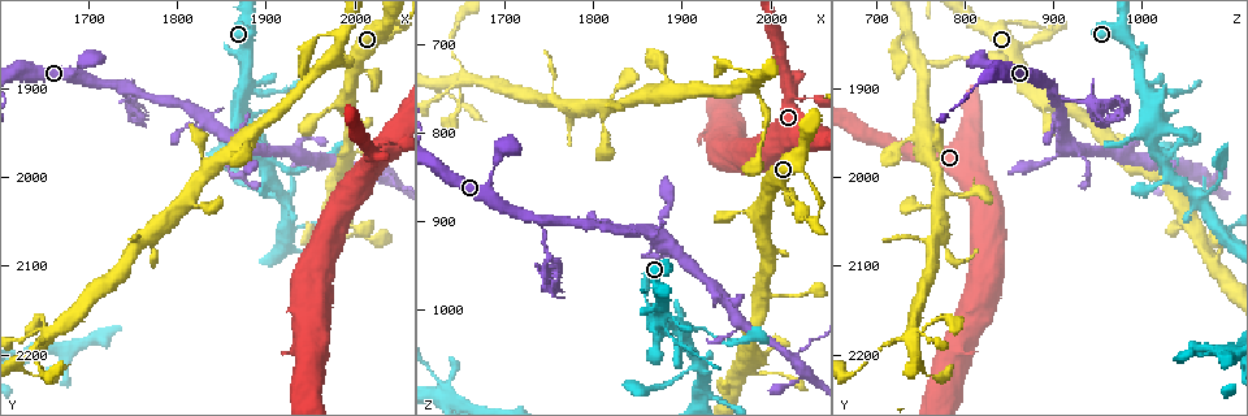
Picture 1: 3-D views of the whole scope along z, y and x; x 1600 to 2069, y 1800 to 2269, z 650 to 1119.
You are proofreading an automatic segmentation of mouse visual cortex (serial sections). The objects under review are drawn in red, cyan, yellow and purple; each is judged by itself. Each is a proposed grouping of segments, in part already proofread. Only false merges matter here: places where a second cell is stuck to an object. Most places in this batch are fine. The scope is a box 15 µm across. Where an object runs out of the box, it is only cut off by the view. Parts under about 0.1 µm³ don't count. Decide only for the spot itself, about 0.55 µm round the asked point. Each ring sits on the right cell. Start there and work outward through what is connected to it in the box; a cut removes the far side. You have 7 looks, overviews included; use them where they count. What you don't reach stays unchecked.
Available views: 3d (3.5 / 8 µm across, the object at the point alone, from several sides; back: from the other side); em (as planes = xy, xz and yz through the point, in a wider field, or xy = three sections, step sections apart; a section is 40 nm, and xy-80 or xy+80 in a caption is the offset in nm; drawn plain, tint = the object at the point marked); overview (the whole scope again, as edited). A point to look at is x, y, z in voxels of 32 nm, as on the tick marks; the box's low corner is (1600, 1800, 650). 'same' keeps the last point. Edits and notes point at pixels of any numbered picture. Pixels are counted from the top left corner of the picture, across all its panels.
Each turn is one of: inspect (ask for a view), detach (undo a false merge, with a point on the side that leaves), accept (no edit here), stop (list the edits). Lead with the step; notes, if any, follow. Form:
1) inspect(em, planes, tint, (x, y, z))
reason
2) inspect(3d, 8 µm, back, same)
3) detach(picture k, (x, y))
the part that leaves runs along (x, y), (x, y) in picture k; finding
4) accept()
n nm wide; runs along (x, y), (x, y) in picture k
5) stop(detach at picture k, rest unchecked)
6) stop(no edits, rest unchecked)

inspect(3d, 3.5 µm, (1905, 1980, 1020))
a fork

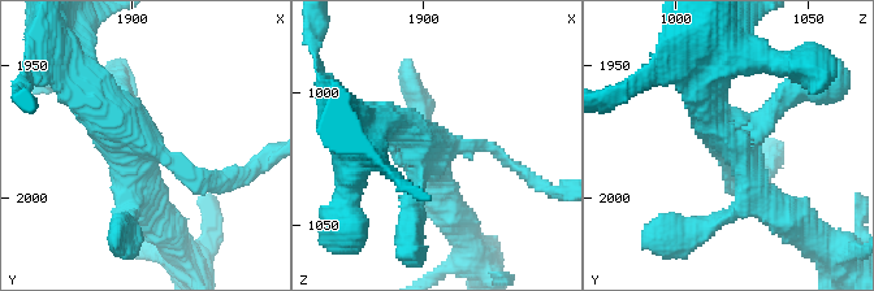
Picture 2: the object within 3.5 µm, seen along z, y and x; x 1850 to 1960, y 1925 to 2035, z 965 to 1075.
inspect(em, xy, step 5, tint, (1903, 1979, 1022))

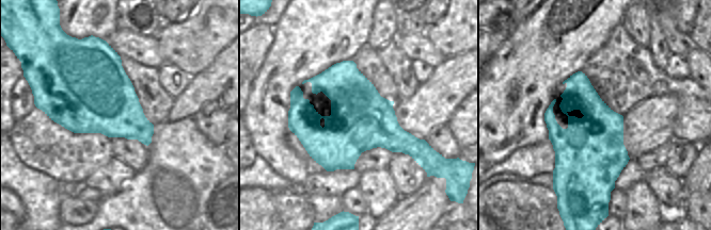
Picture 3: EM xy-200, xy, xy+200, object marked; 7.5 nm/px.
accept()
one cell here

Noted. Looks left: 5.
inspect(3d, 8 µm, (2035, 2000, 1040))
thick turns thin

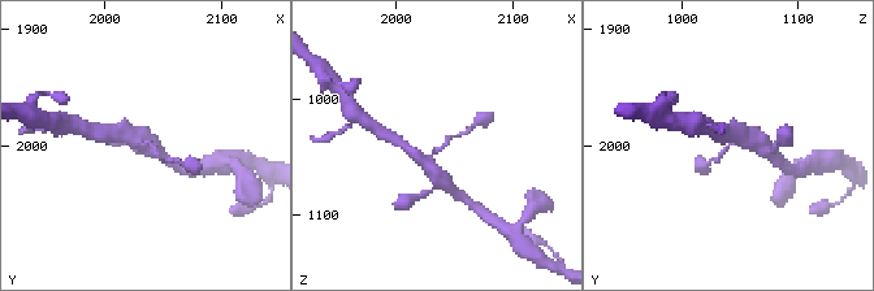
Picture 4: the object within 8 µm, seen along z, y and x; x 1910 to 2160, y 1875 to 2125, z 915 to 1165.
inspect(em, planes, tint, (2034, 1996, 1044))
arms of 100, 350 nm

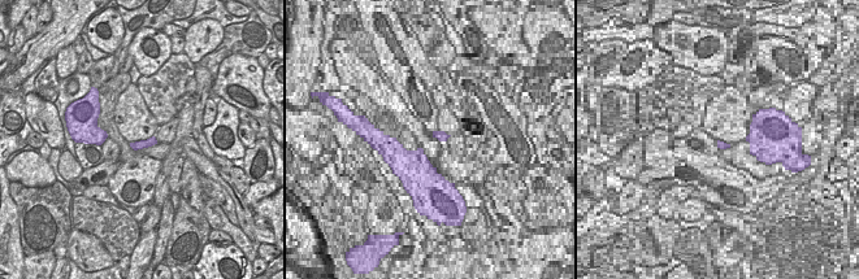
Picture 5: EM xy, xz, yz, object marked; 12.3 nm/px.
accept()
100 nm wide; runs along (120, 135), (172, 159) in picture 4; continuous, no second cell

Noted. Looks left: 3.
inspect(3d, 3.5 µm, (2000, 1875, 860))
three arms meet

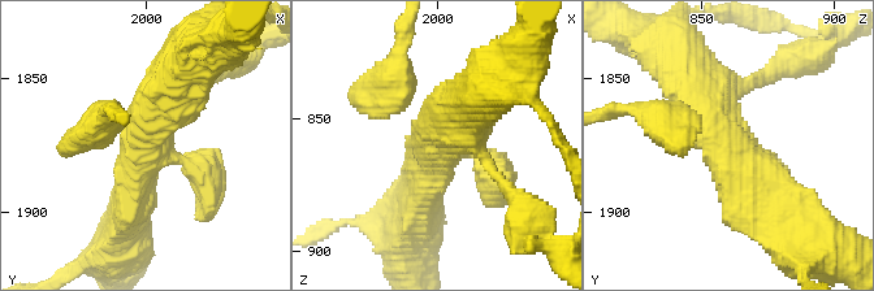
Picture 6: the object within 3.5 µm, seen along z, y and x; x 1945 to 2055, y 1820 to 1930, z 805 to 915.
inspect(em, xy, step 5, tint, (1999, 1878, 860))
3 arms; arms of 350, 500, 700 nm; need the tissue

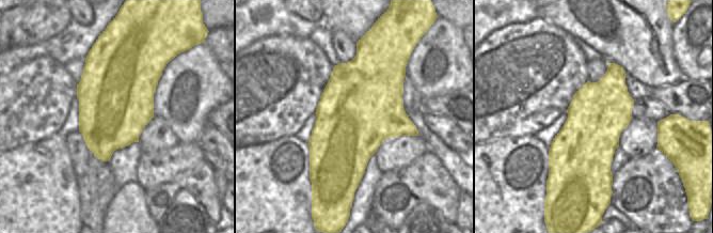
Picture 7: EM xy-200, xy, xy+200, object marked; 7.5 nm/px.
accept()
600 nm wide; runs along (693, 83), (709, 127), (786, 218) in picture 6; one cell here

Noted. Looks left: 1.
stop(no edits, rest unchecked)

